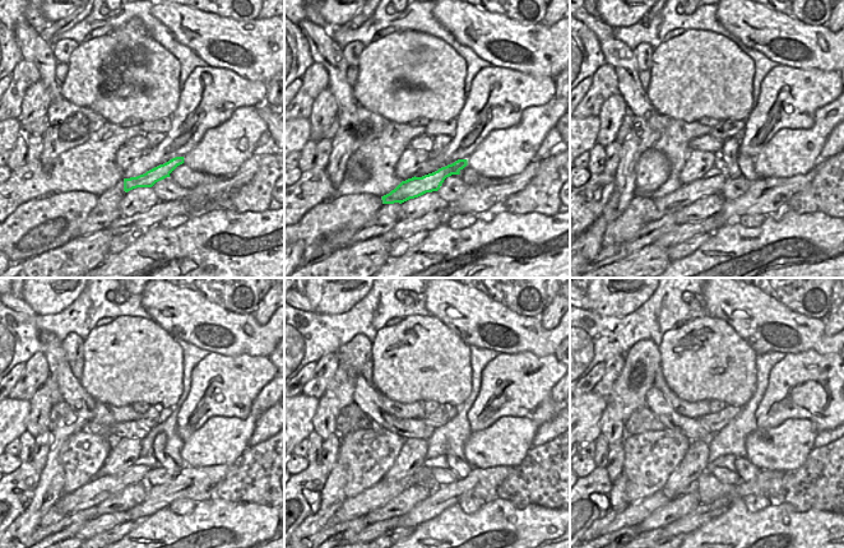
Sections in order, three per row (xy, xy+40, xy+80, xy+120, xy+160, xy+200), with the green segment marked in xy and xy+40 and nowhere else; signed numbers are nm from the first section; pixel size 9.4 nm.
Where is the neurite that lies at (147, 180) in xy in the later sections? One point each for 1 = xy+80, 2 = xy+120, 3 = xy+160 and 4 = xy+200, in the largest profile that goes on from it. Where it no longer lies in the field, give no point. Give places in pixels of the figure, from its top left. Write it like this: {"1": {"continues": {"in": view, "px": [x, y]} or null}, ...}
{"1": {"continues": {"in": "xy+80", "px": [687, 194]}}, "2": {"continues": {"in": "xy+120", "px": [98, 490]}}, "3": {"continues": {"in": "xy+160", "px": [379, 495]}}, "4": {"continues": {"in": "xy+200", "px": [638, 511]}}}

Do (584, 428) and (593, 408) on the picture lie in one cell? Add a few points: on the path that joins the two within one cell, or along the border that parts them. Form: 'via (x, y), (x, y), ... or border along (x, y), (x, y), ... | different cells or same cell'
via (584, 423), (584, 417), (588, 413) | same cell

